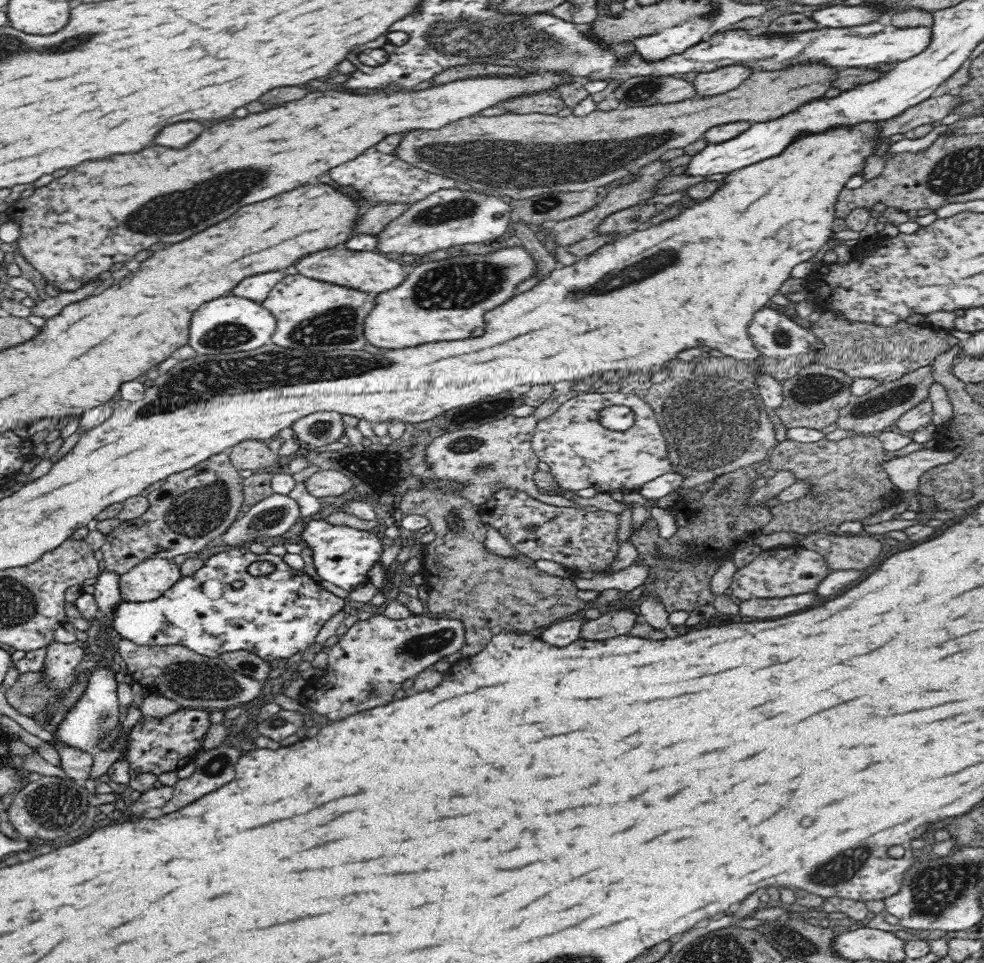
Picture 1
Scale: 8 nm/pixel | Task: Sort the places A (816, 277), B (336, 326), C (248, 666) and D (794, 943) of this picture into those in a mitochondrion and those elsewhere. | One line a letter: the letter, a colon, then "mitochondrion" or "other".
A: other
B: mitochondrion
C: mitochondrion
D: mitochondrion

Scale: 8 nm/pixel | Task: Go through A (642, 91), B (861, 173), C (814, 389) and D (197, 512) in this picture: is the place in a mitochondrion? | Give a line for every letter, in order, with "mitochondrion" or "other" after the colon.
A: mitochondrion
B: other
C: mitochondrion
D: mitochondrion

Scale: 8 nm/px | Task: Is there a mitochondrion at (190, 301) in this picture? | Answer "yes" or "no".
no

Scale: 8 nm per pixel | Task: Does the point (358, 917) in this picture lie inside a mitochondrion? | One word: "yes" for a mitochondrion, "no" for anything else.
no

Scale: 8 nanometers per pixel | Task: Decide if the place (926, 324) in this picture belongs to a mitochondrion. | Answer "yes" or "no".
no

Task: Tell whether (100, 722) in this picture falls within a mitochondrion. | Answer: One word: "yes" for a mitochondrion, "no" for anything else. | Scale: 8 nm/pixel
yes

